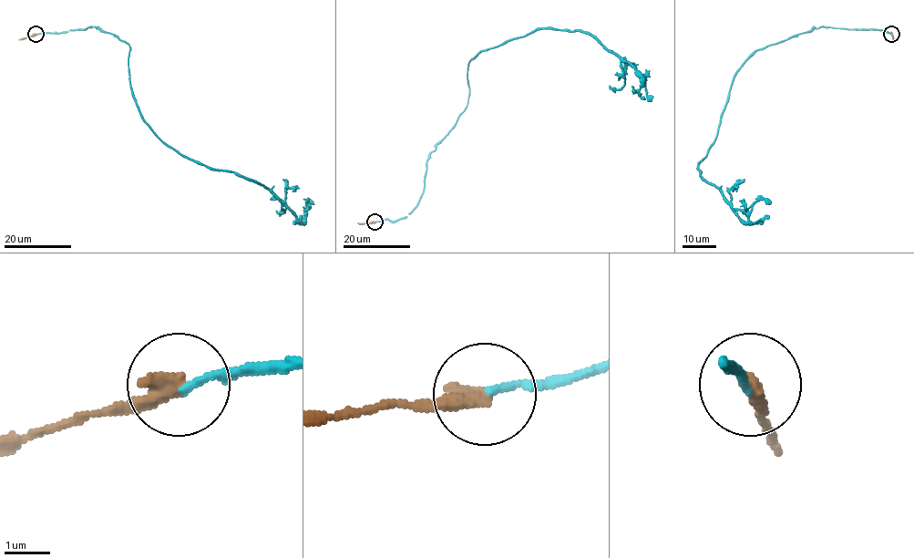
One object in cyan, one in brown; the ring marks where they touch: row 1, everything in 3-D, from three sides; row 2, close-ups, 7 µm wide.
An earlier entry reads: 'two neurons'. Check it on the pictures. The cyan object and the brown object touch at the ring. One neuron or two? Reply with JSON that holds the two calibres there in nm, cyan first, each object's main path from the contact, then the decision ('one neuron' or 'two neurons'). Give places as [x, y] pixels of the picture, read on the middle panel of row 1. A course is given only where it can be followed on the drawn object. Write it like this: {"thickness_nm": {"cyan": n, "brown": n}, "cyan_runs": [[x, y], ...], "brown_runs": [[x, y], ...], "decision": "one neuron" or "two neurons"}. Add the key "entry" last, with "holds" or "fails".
{"thickness_nm": {"cyan": 140, "brown": 400}, "cyan_runs": [[374, 222], [418, 204], [431, 153], [467, 105], [479, 51], [539, 28], [582, 31], [626, 60], [651, 101]], "brown_runs": [[374, 222], [358, 222]], "decision": "two neurons", "entry": "holds"}

